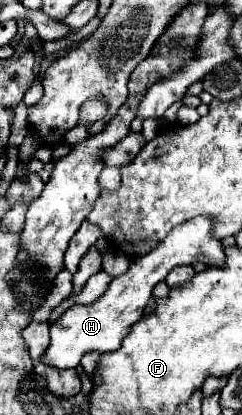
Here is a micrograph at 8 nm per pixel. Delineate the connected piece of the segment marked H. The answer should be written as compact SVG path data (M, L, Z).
M198 216L194 220L176 226L152 252L132 260L130 270L126 274L112 278L108 290L96 302L70 306L56 322L50 324L52 342L40 360L58 370L66 370L66 368L76 368L82 356L92 350L98 350L100 354L118 350L130 328L144 316L144 308L152 296L152 288L158 282L162 282L174 266L194 264L194 262L204 262L208 266L224 264L226 254L224 248L220 248L220 242L212 238L212 226L214 222L206 216Z

